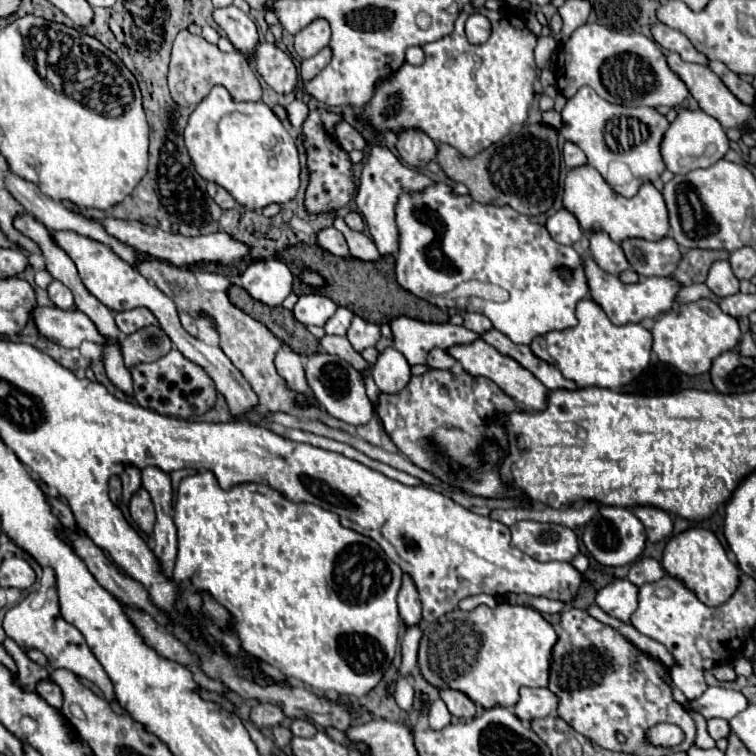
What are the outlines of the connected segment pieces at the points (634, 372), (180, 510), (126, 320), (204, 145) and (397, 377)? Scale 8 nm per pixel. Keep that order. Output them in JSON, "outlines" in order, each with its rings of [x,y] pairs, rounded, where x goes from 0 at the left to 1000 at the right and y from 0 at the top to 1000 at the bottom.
{"outlines":[[[[770,396],[762,406],[765,430],[746,438],[728,438],[704,451],[701,462],[709,472],[738,485],[749,501],[757,501],[765,512],[799,512],[820,515],[844,499],[860,480],[862,443],[844,427],[812,430],[796,406],[783,396]]],[[[265,623],[259,628],[241,634],[235,644],[233,668],[230,668],[230,692],[235,697],[235,737],[233,737],[233,750],[230,750],[230,766],[233,771],[238,771],[246,795],[251,795],[249,806],[254,811],[265,808],[265,798],[259,798],[262,784],[265,782],[280,784],[280,790],[291,800],[307,808],[307,816],[312,819],[312,837],[317,840],[320,856],[331,866],[370,885],[381,898],[394,898],[418,914],[444,914],[447,919],[463,919],[463,922],[468,919],[476,925],[503,903],[508,888],[516,882],[521,872],[521,861],[526,853],[529,816],[526,816],[526,803],[524,803],[524,787],[532,771],[532,753],[508,734],[505,724],[497,716],[466,700],[450,697],[450,689],[444,687],[444,681],[439,681],[439,676],[429,676],[426,671],[418,671],[413,665],[397,665],[392,671],[389,665],[378,663],[373,655],[360,649],[354,642],[320,639],[320,642],[307,644],[304,649],[296,649],[288,642],[280,623]]],[[[183,406],[183,409],[172,409],[172,411],[161,411],[153,414],[153,430],[161,440],[172,443],[188,433],[196,430],[209,430],[209,422],[193,409],[193,406]]],[[[283,112],[275,128],[270,128],[259,144],[251,149],[249,165],[243,171],[243,192],[259,221],[259,229],[272,239],[288,242],[325,276],[344,279],[357,269],[378,269],[389,263],[397,247],[397,213],[394,197],[384,176],[376,171],[373,160],[349,136],[315,136],[294,112]]],[[[511,462],[503,467],[497,483],[492,485],[492,499],[505,520],[529,520],[542,504],[542,483],[537,472],[524,462]]]]}

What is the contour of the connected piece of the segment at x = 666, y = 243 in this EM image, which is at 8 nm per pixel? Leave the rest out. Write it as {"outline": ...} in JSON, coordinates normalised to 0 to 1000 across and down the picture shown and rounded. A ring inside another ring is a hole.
{"outline":[[[876,313],[870,319],[825,316],[823,329],[833,353],[844,364],[881,366],[899,345],[899,329],[889,313]]]}

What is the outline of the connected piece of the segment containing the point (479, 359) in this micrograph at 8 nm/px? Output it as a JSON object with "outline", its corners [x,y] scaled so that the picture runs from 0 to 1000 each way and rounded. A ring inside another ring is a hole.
{"outline":[[[630,451],[622,456],[608,456],[608,459],[595,459],[593,467],[614,485],[614,491],[619,491],[622,496],[638,496],[651,501],[667,520],[672,520],[680,530],[685,530],[696,544],[720,544],[722,541],[722,530],[725,530],[725,515],[714,507],[714,501],[709,501],[698,488],[693,488],[683,475],[664,470],[661,464],[656,464],[651,456],[646,456],[643,451]]]}

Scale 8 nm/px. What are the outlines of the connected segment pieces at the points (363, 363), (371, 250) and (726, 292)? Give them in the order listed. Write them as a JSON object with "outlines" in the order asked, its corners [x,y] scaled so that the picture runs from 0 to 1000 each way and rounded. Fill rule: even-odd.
{"outlines":[[[[431,443],[429,448],[423,448],[423,459],[437,470],[447,470],[450,475],[460,478],[476,493],[484,493],[489,488],[489,480],[463,456],[463,451],[458,446],[437,446],[437,443]]],[[[442,287],[442,300],[455,308],[466,340],[479,343],[479,345],[497,345],[497,343],[503,343],[503,335],[500,335],[495,319],[487,311],[466,306],[450,287]]],[[[947,345],[939,353],[934,377],[939,380],[939,385],[947,393],[966,393],[966,390],[974,390],[976,382],[979,382],[979,372],[968,364],[963,345]]]]}

